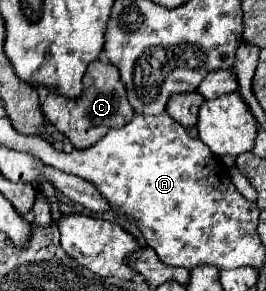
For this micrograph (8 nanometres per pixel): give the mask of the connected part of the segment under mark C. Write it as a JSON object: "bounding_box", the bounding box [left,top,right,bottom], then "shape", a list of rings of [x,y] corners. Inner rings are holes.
{"bounding_box":[44,61,134,149],"shape":[[[102,61],[90,63],[86,75],[84,75],[84,95],[80,99],[66,99],[58,93],[50,91],[44,101],[44,117],[48,123],[56,127],[64,137],[70,139],[74,149],[88,149],[94,143],[98,143],[110,129],[124,127],[132,121],[134,111],[126,99],[124,83],[120,81],[118,69],[114,65],[106,65]]]}

